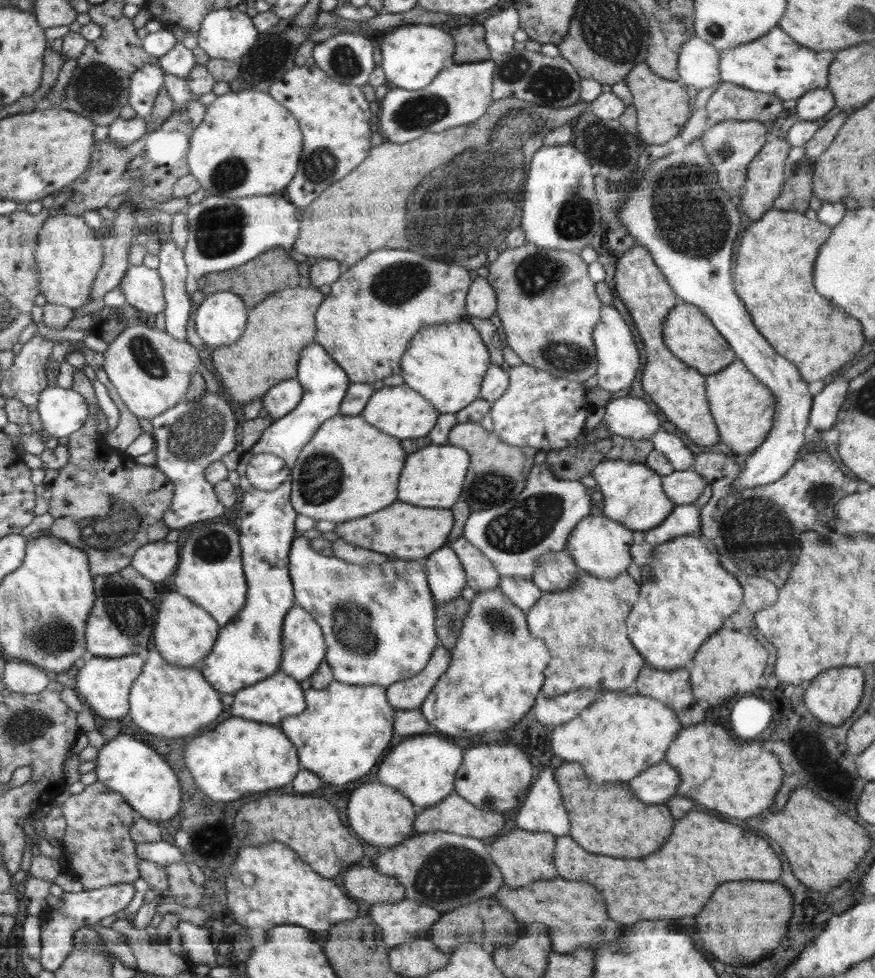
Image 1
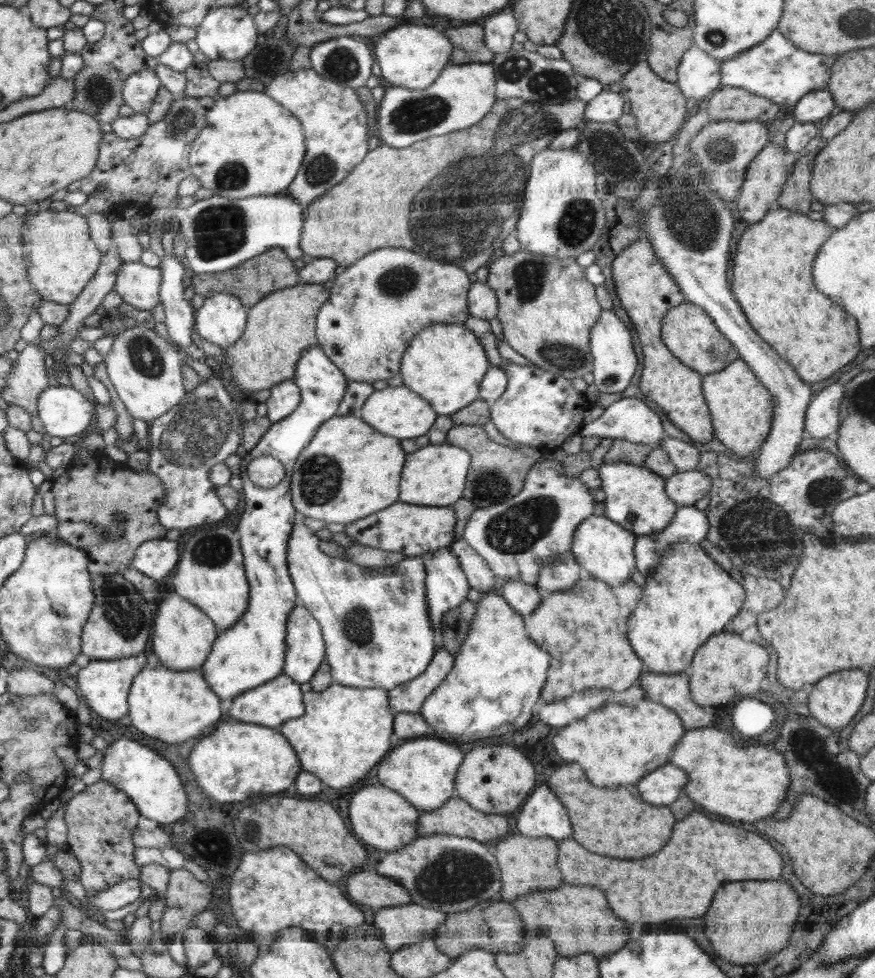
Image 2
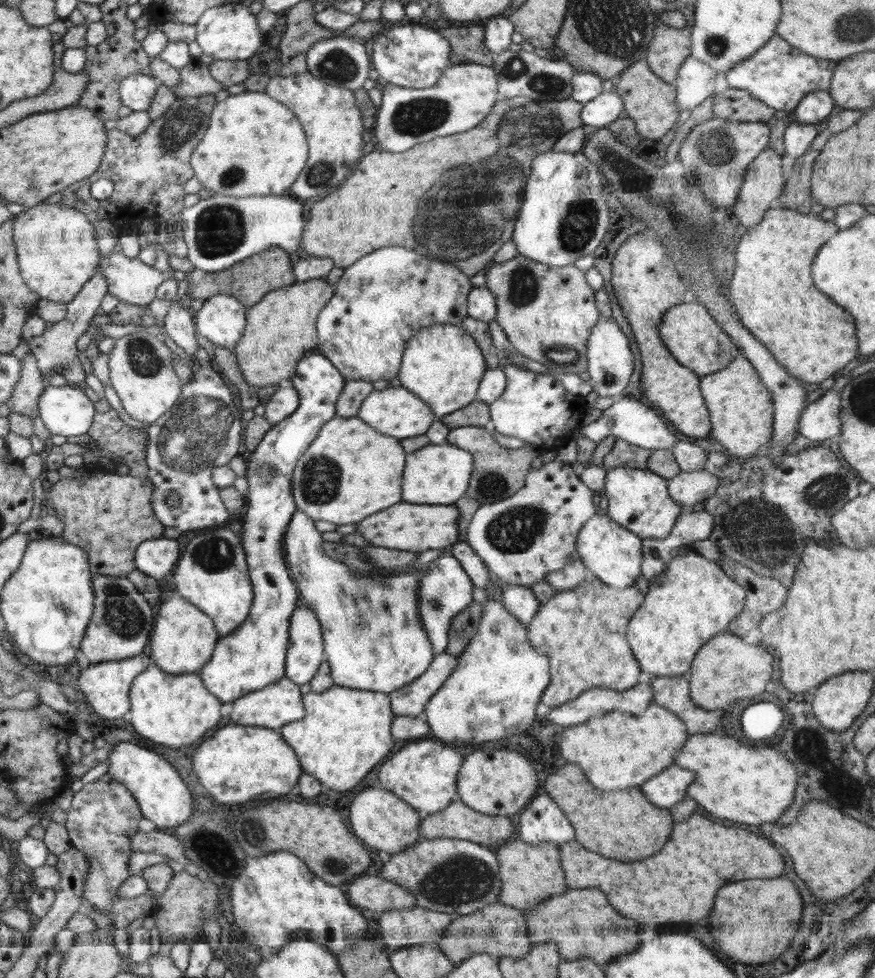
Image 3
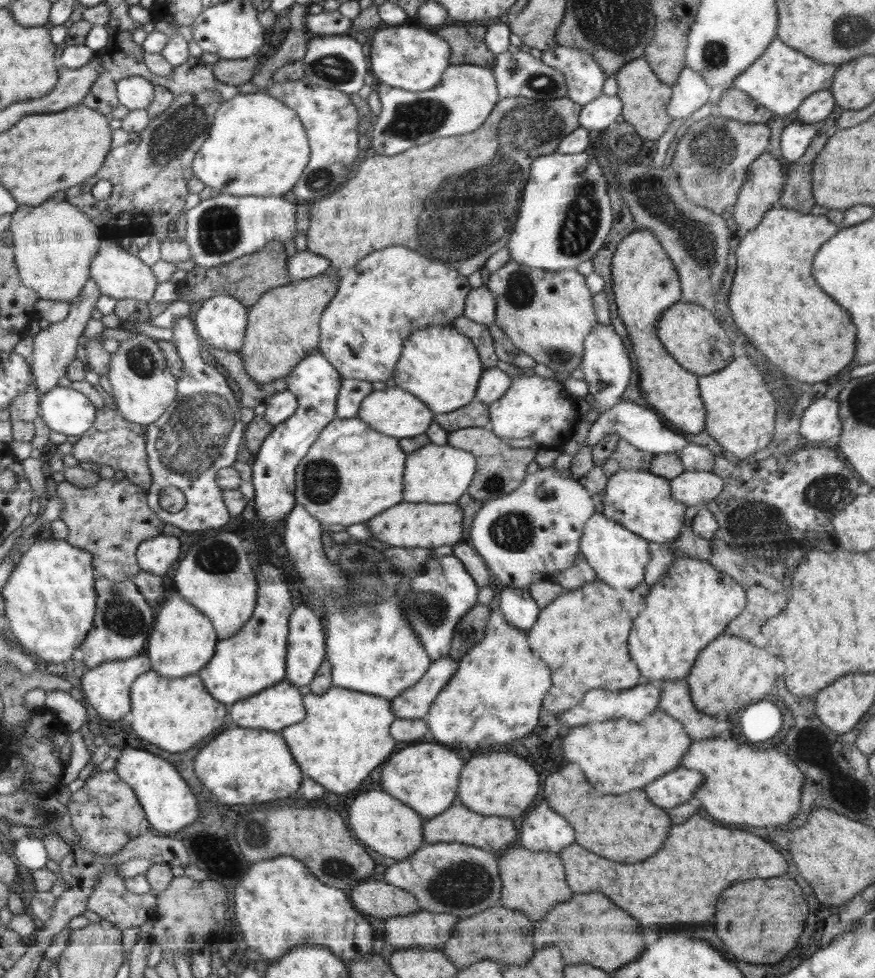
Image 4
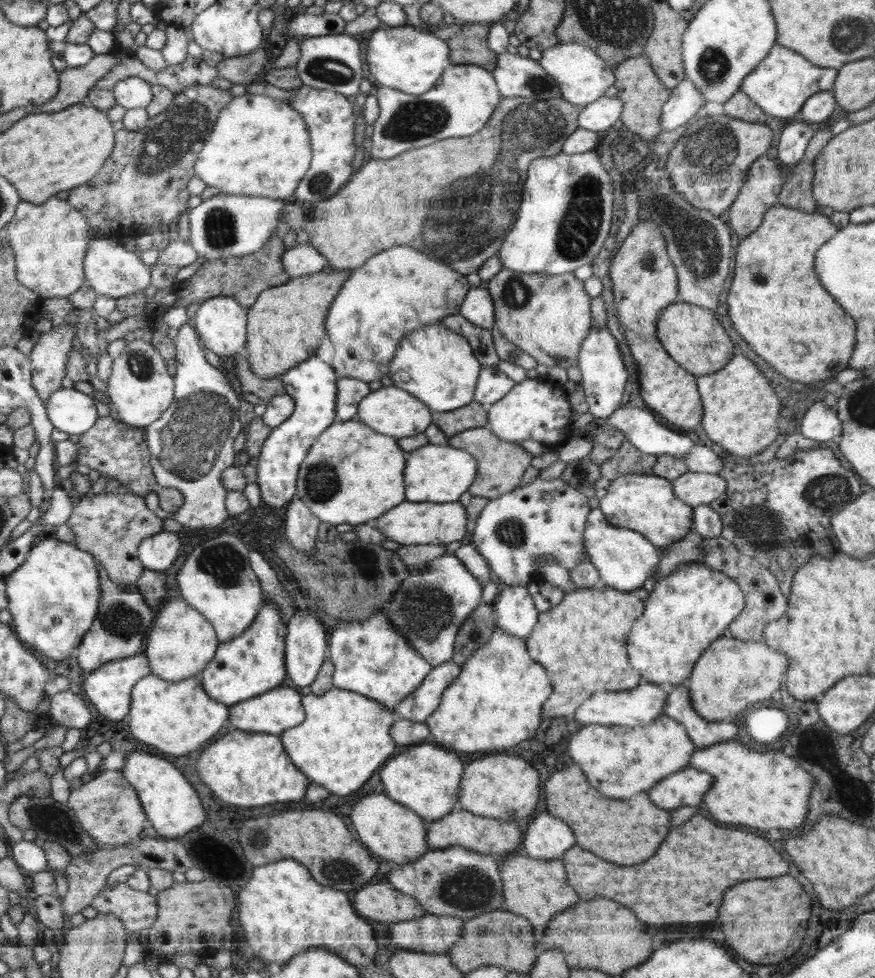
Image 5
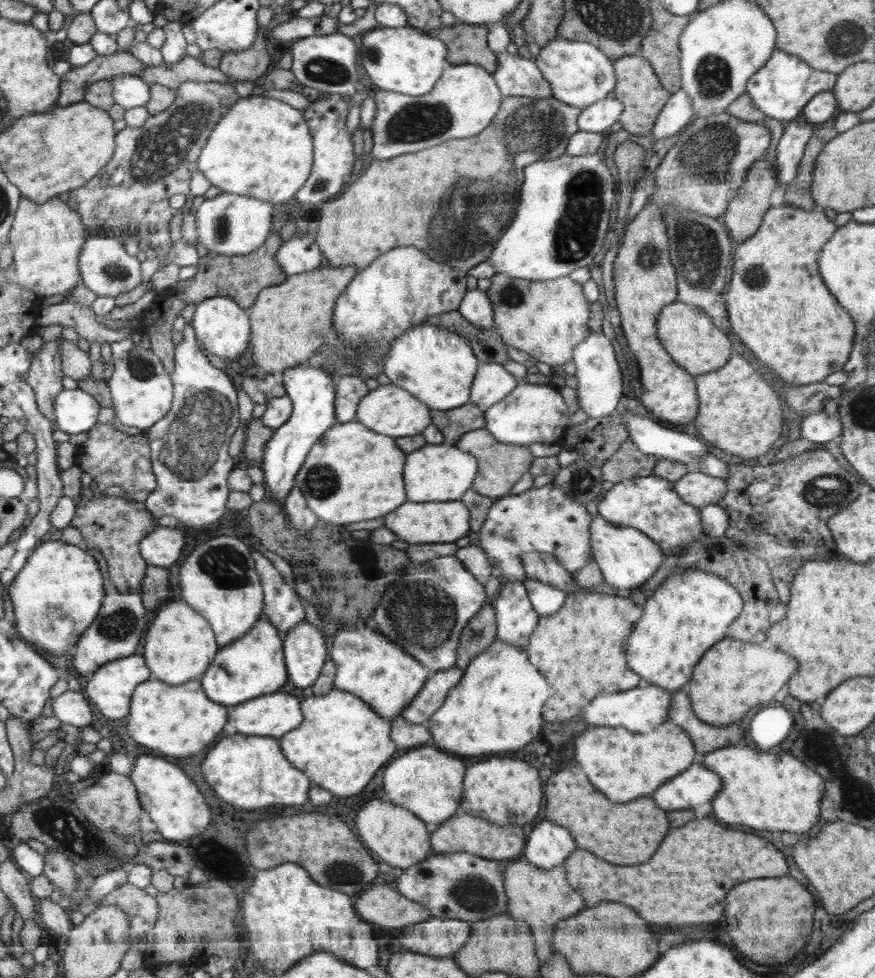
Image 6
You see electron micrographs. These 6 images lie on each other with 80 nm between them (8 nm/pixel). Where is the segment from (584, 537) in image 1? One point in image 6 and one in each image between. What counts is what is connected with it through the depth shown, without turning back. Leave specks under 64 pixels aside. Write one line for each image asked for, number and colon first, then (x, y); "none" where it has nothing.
2: (601, 546)
3: (612, 553)
4: (619, 557)
5: (625, 559)
6: (627, 558)

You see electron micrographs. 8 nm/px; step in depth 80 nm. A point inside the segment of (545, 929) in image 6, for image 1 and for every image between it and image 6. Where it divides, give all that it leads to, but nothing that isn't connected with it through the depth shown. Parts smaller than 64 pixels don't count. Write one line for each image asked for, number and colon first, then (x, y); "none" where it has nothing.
1: (522, 857)
2: (527, 864)
3: (529, 874)
4: (533, 882)
5: (536, 889)

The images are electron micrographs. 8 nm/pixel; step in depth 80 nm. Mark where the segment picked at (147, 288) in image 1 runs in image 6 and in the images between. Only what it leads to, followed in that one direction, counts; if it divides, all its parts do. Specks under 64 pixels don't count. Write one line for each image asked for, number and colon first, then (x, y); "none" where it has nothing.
2: (139, 285)
3: (129, 279)
4: (121, 275)
5: (111, 270)
6: (106, 269)

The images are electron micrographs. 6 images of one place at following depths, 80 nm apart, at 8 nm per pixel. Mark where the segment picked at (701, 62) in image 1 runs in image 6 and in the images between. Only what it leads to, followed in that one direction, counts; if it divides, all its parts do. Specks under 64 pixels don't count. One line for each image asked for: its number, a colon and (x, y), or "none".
2: (699, 75)
3: (695, 82)
4: (690, 92)
5: (685, 101)
6: (677, 113)

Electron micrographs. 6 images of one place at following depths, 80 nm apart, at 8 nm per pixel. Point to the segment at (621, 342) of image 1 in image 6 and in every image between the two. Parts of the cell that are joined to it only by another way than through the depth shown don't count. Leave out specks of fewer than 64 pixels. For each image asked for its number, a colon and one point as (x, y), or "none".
2: (614, 361)
3: (610, 363)
4: (605, 363)
5: (604, 375)
6: (599, 389)

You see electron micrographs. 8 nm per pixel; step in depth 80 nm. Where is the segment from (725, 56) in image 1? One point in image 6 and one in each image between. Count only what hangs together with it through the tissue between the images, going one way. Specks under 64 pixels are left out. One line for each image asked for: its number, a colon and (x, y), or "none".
2: (776, 68)
3: (779, 75)
4: (781, 78)
5: (780, 85)
6: (783, 86)

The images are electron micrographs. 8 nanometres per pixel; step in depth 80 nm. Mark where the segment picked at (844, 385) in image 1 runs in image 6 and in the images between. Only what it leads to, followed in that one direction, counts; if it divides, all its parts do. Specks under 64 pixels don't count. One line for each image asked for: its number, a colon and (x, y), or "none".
2: (822, 418)
3: (820, 420)
4: (820, 421)
5: (820, 423)
6: (817, 427)

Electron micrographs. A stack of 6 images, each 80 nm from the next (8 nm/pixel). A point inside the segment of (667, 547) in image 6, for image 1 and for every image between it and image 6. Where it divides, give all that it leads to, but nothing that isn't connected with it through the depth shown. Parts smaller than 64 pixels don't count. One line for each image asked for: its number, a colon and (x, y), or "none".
1: (633, 494)
2: (636, 498)
3: (638, 499)
4: (640, 501)
5: (646, 504)

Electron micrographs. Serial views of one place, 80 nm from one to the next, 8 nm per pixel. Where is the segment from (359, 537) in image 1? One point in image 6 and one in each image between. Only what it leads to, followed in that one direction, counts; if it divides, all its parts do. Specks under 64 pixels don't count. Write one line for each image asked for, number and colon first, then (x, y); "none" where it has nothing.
2: (409, 529)
3: (407, 527)
4: (424, 525)
5: (409, 523)
6: (418, 523)

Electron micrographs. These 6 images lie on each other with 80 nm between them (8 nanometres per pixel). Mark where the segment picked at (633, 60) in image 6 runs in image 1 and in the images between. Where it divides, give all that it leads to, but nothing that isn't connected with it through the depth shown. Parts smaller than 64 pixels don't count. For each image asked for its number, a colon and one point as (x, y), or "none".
1: (663, 107)
2: (659, 106)
3: (650, 101)
4: (644, 96)
5: (643, 95)

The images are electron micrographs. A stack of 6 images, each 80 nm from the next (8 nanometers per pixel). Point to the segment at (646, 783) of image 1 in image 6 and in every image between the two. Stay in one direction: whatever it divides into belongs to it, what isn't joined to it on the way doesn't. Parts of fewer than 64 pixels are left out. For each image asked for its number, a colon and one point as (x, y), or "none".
2: (663, 786)
3: (669, 787)
4: (676, 787)
5: (685, 788)
6: (697, 784)

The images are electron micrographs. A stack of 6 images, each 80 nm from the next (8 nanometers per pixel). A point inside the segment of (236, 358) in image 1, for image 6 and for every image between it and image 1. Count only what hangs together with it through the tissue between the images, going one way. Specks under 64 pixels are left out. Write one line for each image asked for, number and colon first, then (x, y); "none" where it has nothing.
2: (281, 326)
3: (281, 331)
4: (284, 325)
5: (287, 323)
6: (289, 320)

